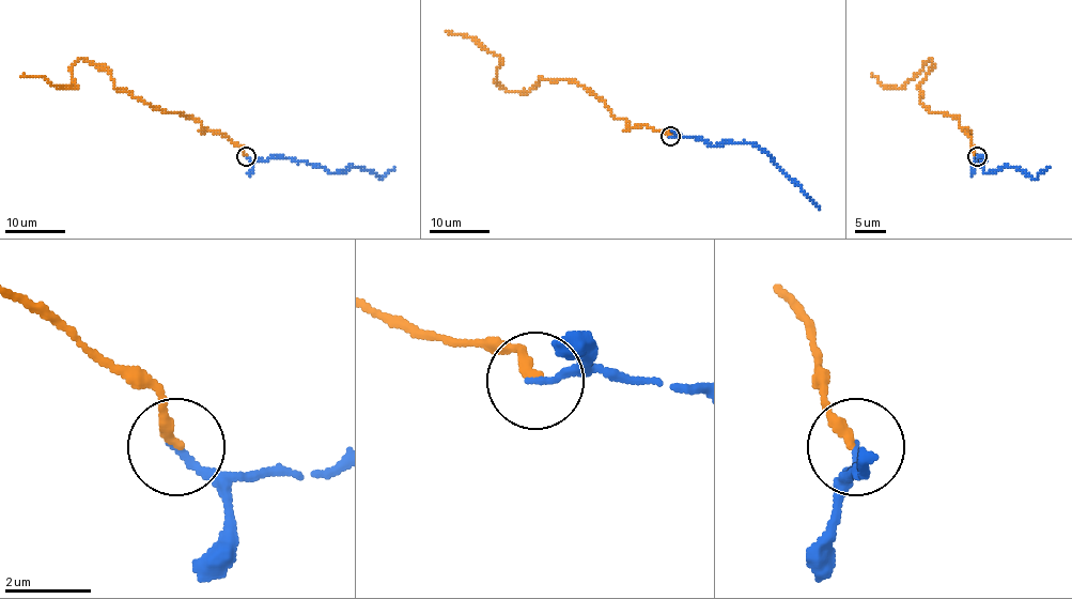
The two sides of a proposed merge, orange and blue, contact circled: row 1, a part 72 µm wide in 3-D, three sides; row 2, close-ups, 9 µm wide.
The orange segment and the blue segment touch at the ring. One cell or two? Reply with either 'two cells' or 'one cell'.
one cell

